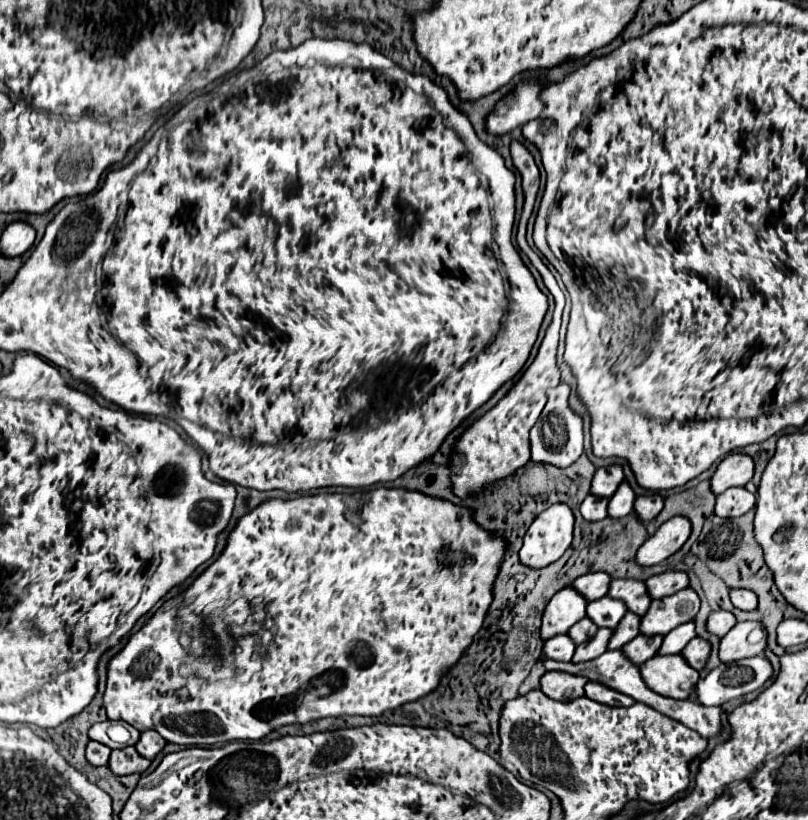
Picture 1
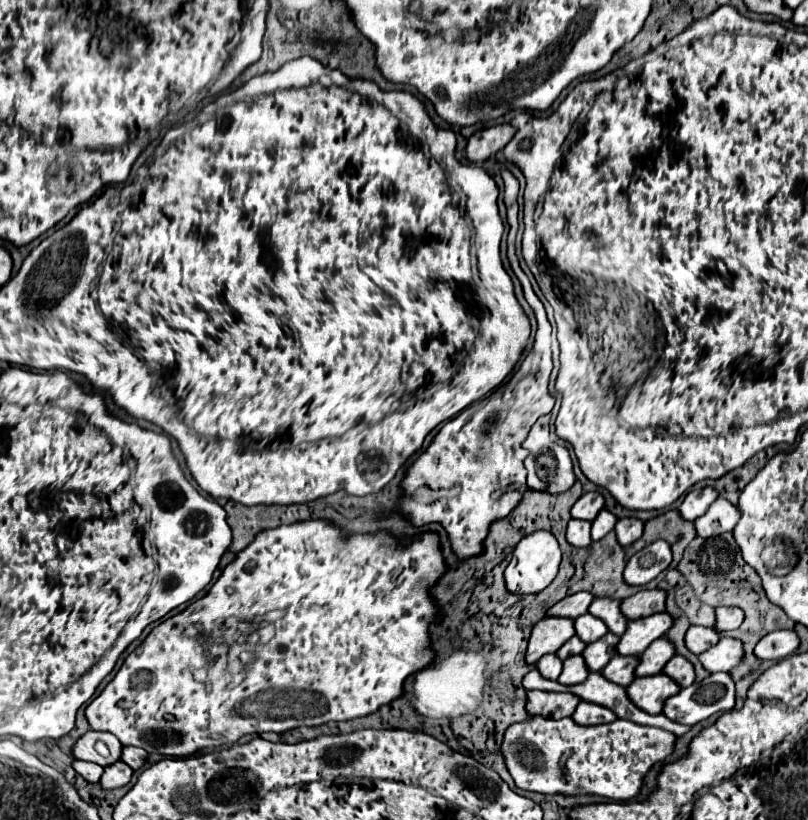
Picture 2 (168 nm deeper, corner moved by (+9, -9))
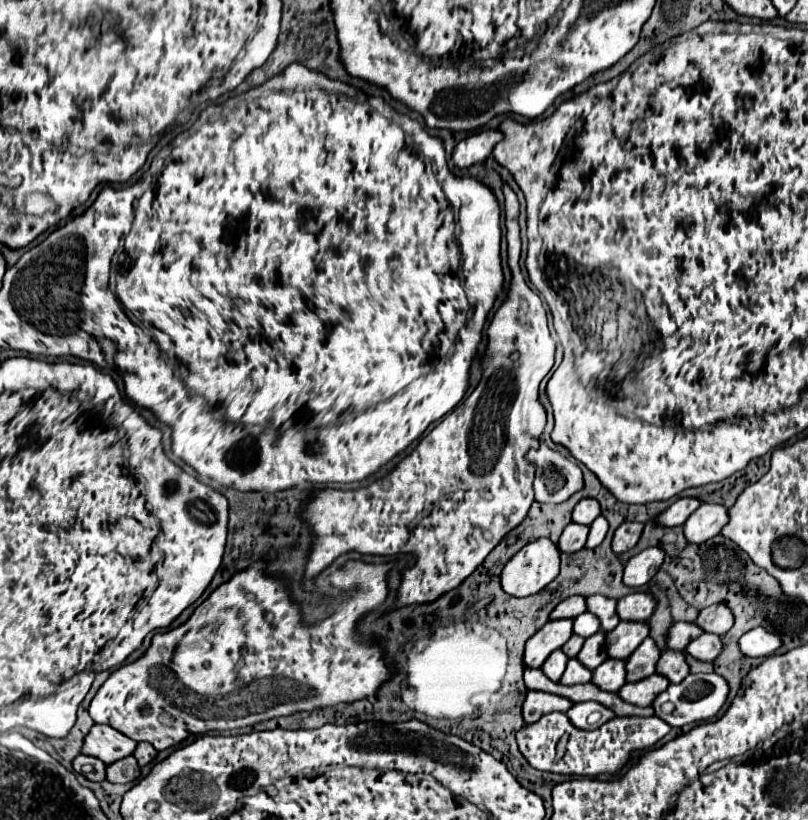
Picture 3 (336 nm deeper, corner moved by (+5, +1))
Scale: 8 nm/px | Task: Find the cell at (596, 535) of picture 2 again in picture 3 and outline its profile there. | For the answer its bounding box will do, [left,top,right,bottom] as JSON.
[585,516,607,548]

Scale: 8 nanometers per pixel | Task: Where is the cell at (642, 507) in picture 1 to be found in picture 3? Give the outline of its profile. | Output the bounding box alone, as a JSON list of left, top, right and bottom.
[613,522,643,554]

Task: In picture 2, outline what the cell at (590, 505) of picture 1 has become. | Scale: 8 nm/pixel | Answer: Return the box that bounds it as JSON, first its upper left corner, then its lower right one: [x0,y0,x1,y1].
[567,518,591,548]

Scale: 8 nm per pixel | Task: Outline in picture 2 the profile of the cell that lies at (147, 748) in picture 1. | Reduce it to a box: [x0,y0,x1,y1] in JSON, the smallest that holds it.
[121,746,147,770]

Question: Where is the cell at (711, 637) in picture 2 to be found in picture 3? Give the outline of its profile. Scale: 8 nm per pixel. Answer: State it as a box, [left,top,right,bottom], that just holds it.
[667,622,701,650]

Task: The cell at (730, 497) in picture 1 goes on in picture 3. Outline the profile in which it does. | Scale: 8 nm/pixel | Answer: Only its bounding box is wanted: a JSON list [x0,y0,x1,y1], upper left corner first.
[683,504,727,544]

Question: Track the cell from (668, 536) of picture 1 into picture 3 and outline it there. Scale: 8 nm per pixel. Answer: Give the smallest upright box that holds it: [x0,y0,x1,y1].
[623,548,665,588]

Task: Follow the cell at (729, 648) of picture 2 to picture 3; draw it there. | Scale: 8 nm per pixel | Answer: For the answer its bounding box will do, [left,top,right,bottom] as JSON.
[685,634,721,662]

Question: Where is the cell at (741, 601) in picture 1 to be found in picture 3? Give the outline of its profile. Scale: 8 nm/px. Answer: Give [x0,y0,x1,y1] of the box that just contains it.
[695,604,733,636]

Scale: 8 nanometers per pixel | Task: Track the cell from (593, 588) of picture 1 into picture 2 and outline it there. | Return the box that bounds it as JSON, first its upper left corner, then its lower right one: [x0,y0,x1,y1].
[547,592,593,620]

